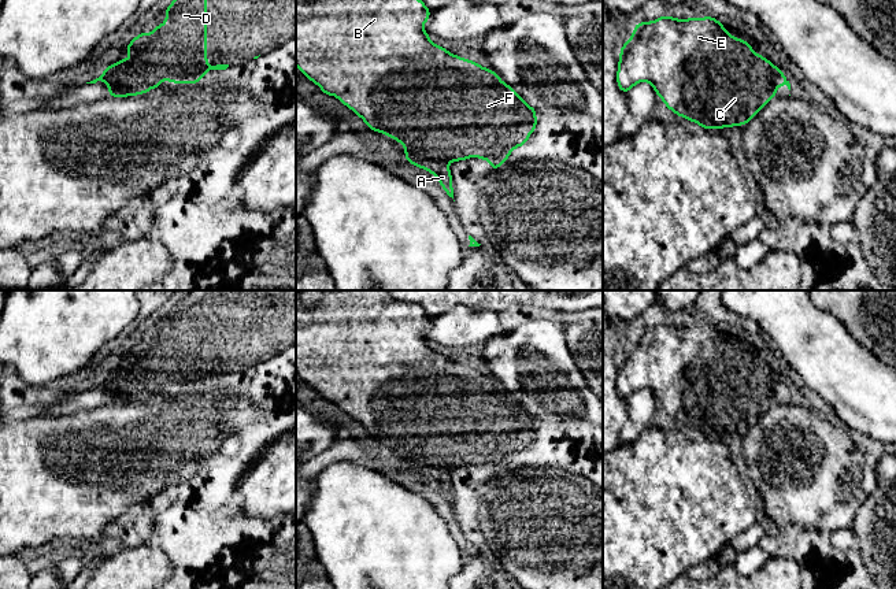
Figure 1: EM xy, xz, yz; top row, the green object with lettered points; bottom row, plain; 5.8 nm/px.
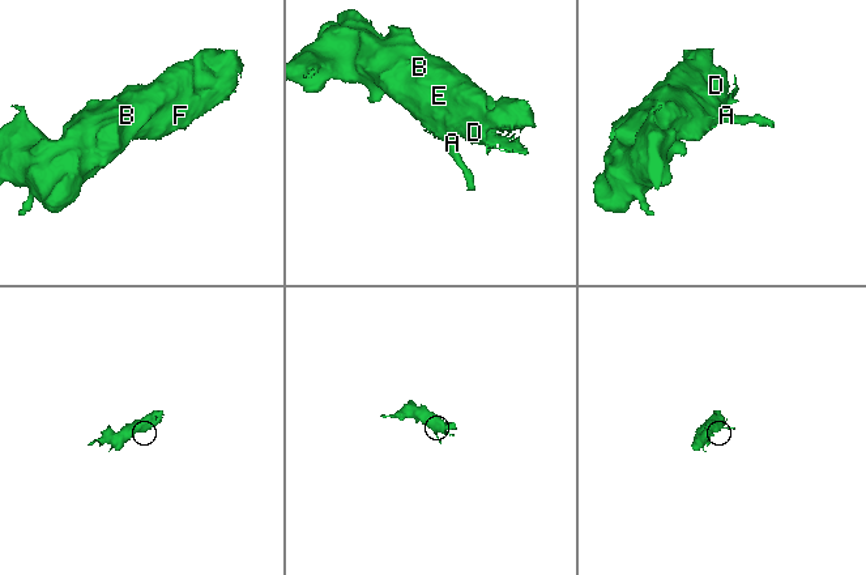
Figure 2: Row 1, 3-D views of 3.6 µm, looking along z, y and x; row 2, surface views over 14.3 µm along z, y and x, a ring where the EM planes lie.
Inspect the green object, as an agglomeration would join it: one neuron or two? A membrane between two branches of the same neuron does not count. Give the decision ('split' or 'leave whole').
split

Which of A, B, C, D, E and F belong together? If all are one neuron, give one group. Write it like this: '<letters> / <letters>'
A / B C D E F

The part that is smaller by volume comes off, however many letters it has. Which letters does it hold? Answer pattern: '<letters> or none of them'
A

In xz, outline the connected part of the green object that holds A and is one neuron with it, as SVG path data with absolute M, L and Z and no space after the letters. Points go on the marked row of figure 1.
M406 153L406 162L421 167L438 178L438 184L443 186L445 193L453 199L452 174L447 163L426 159L418 155Z

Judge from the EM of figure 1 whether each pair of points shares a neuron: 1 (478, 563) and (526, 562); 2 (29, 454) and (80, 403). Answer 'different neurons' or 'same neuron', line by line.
1: different neurons
2: different neurons

